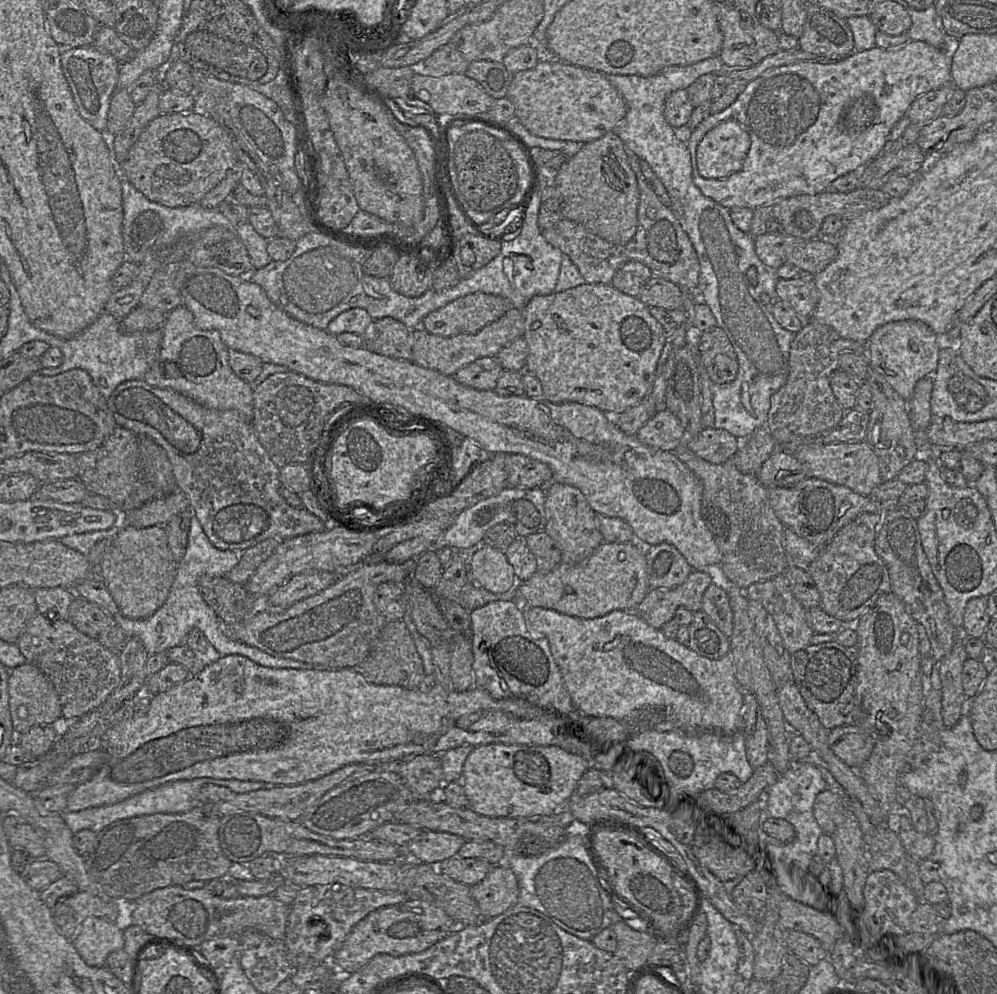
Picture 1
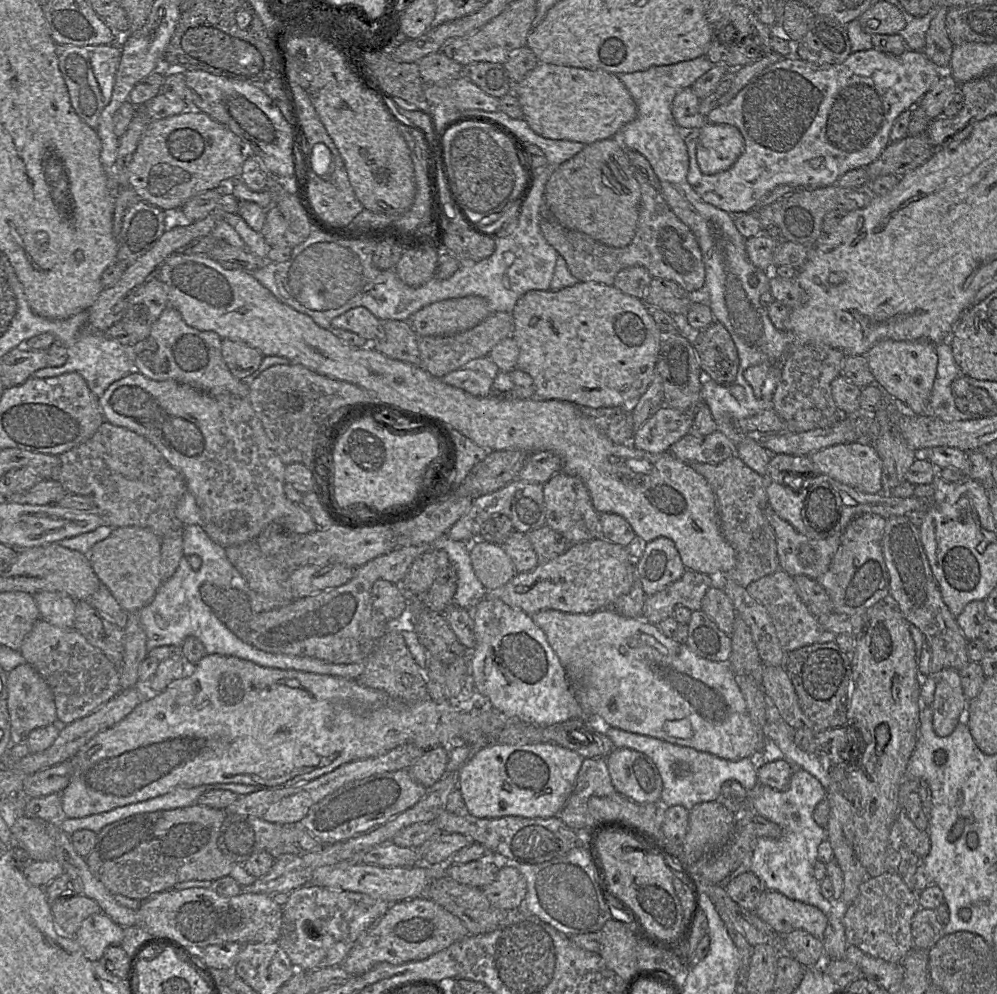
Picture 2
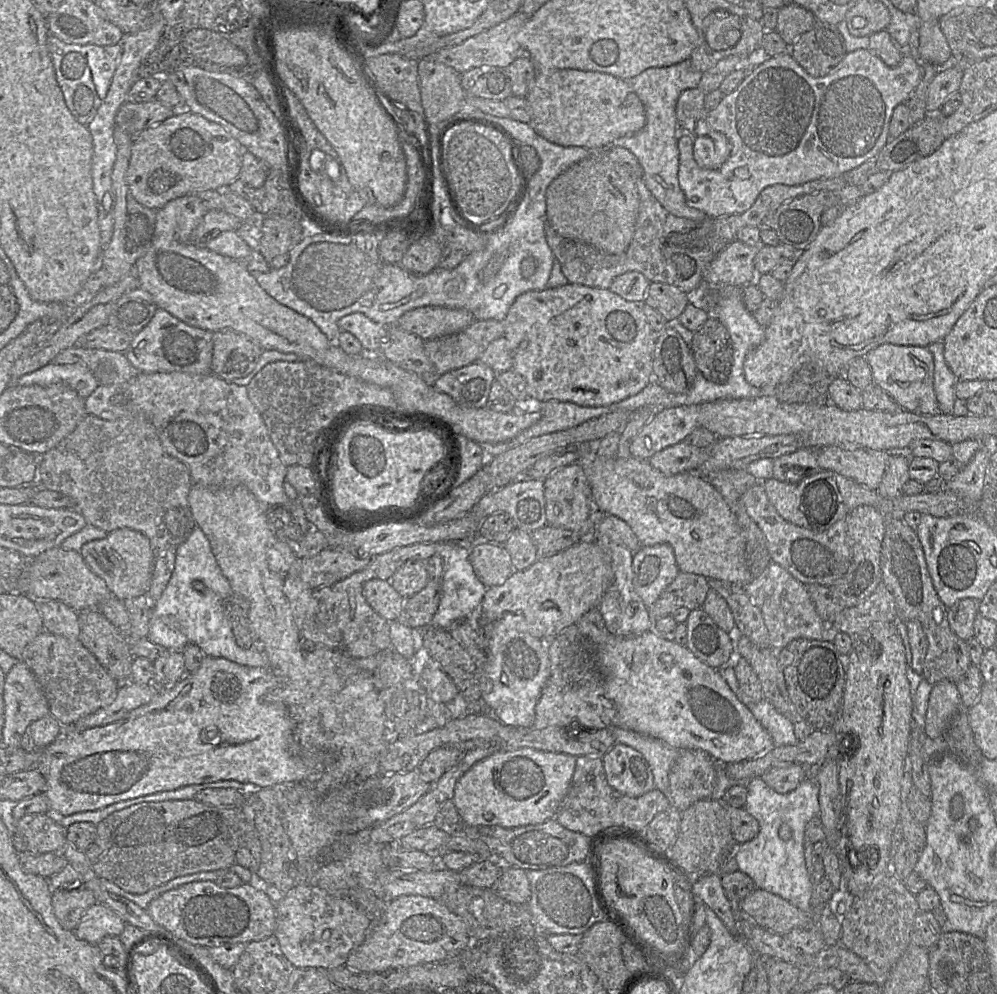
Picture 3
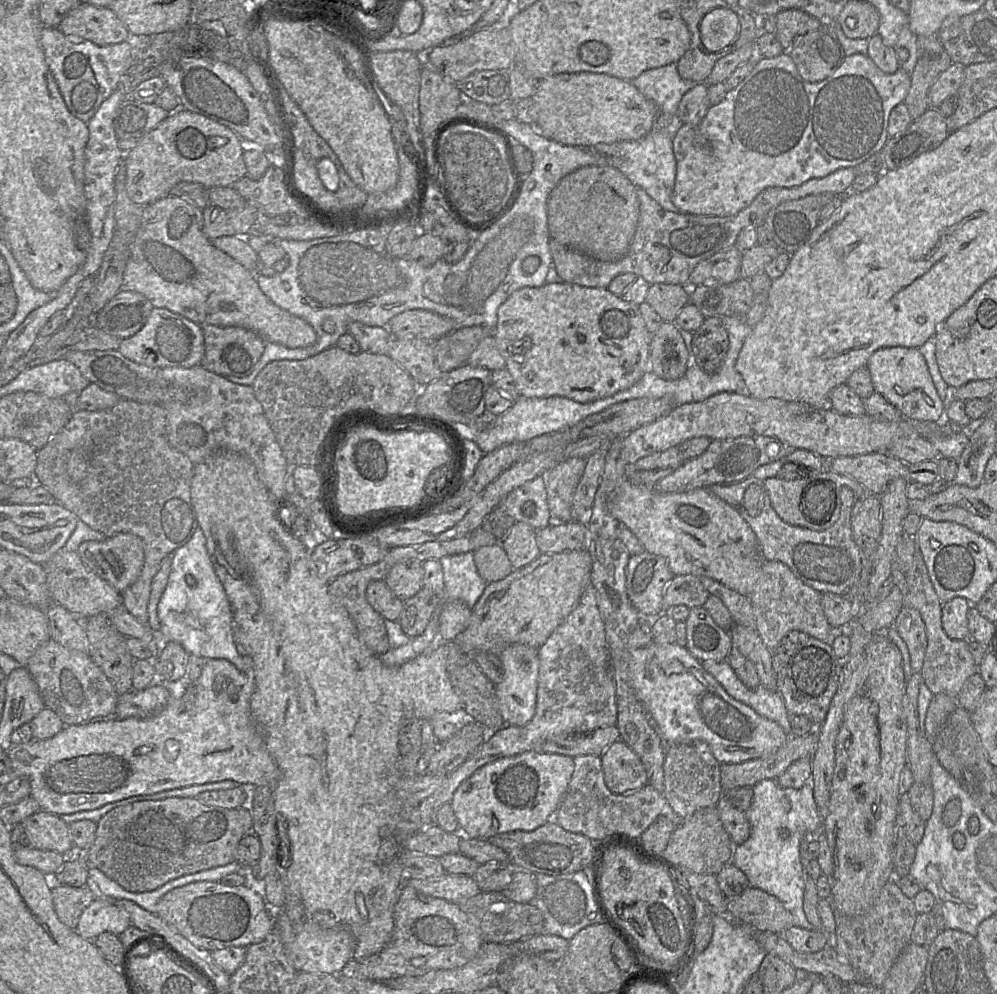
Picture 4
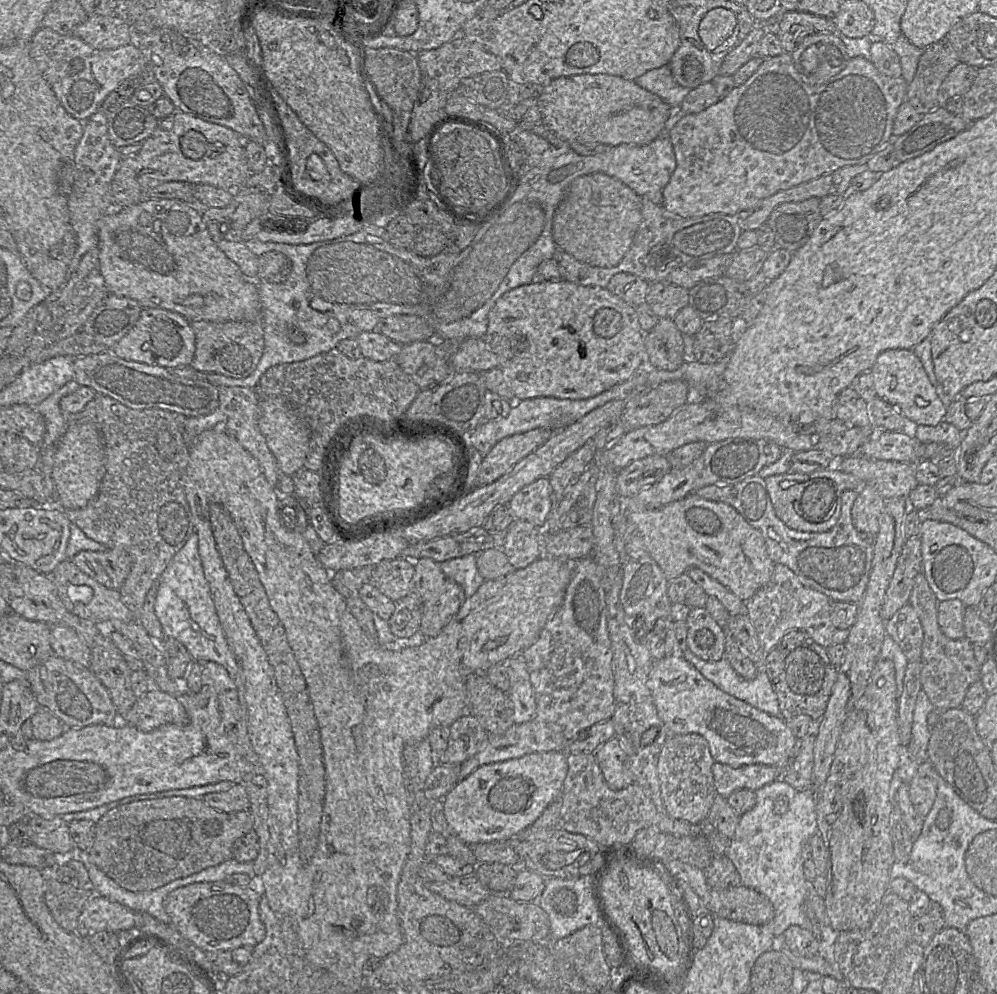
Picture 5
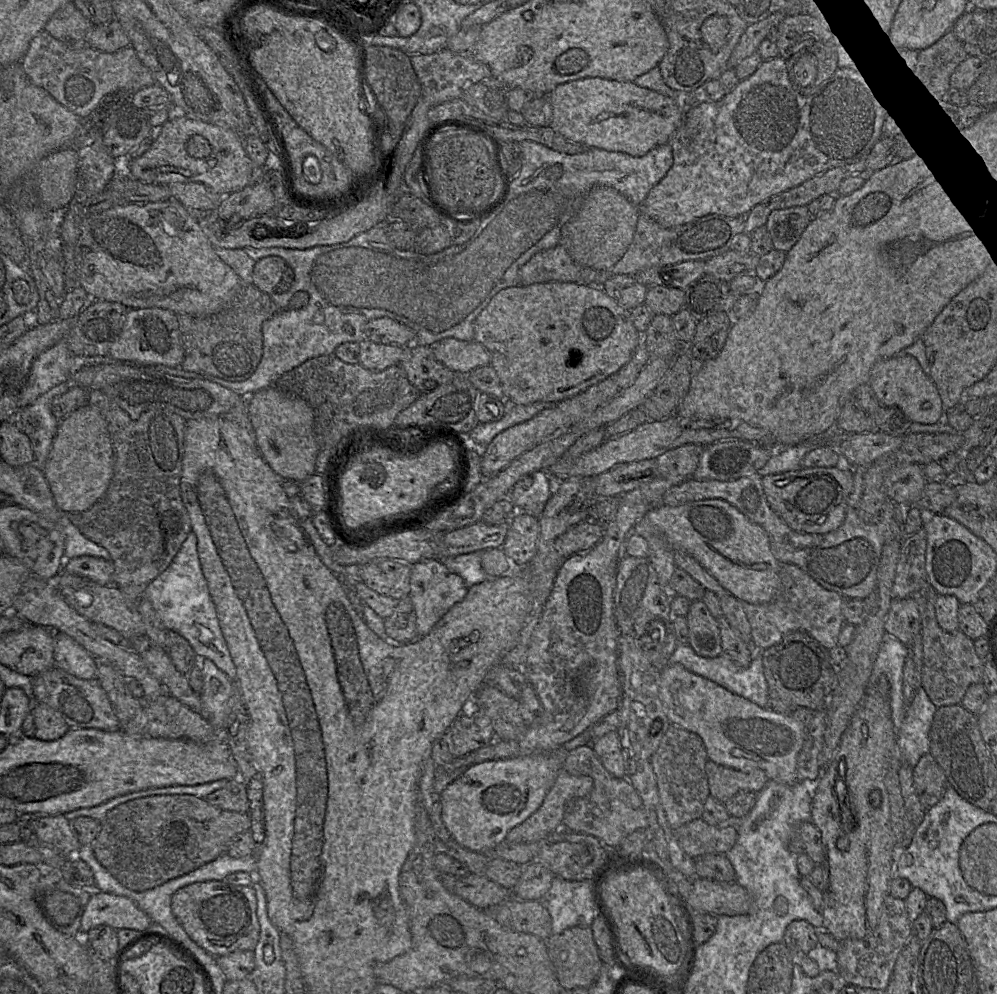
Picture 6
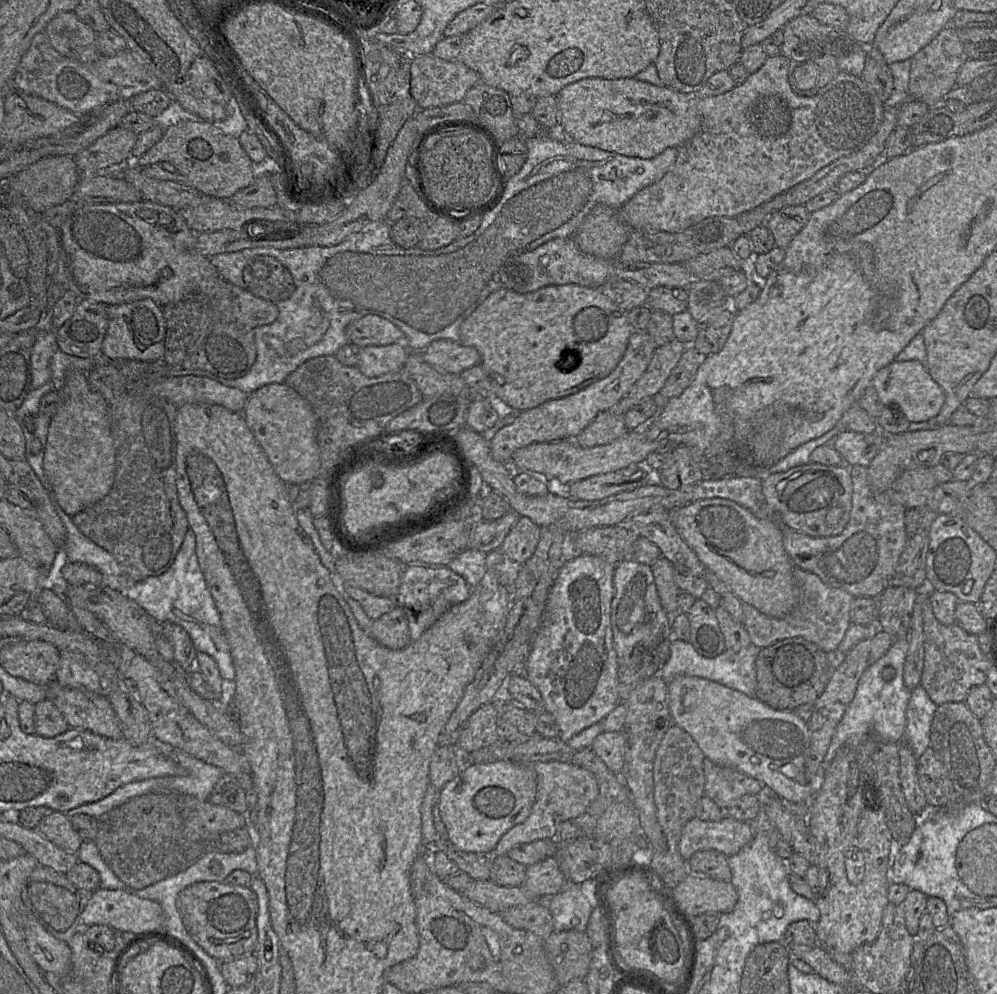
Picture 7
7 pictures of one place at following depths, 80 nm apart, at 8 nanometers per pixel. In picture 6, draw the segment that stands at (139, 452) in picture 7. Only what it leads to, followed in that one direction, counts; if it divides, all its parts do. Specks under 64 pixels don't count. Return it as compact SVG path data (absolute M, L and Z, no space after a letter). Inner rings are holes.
M91 390L89 392L89 404L95 407L107 422L114 452L114 474L105 493L89 509L82 512L66 512L65 514L85 537L104 547L110 553L111 561L115 568L113 574L114 585L128 598L138 602L143 597L143 593L149 583L168 568L188 534L192 531L190 517L183 504L180 492L186 420L180 415L166 409L147 410L141 413L137 419L132 419L126 411L100 390Z

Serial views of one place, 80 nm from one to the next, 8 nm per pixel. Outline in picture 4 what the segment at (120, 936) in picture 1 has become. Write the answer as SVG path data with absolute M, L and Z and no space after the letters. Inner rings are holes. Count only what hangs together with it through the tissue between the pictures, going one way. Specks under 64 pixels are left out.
M95 898L81 913L76 931L84 939L93 941L103 932L116 936L124 932L131 921L128 914L118 907L115 900Z

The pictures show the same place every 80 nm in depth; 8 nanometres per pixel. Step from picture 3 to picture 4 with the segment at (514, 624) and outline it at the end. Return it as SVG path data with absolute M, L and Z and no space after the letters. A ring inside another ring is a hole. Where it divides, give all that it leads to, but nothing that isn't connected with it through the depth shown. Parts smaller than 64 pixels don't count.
M522 644L507 646L499 655L503 666L502 680L495 685L500 714L506 725L523 726L534 716L539 674L538 648Z

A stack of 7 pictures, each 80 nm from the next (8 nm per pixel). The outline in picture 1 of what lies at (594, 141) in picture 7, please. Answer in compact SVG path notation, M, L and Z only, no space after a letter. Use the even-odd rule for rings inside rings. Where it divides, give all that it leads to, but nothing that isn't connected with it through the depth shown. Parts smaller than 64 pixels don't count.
M544 53L534 68L513 75L507 97L515 107L516 120L532 134L554 140L589 143L613 131L625 117L627 104L616 87L601 72L563 62Z

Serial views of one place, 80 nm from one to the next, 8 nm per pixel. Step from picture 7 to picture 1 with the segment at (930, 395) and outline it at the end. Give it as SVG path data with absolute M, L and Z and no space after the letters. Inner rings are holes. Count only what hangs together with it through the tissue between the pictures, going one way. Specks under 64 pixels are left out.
M920 320L889 322L878 327L867 342L866 358L870 366L906 401L913 396L916 383L923 377L934 375L939 363L943 338Z

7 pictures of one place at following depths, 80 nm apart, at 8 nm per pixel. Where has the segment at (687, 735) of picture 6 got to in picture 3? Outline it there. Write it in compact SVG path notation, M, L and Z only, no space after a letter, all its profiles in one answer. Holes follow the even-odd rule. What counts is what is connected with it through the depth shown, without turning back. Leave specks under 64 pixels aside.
M679 749L680 753L669 770L668 800L670 805L685 811L693 803L711 798L716 783L716 760L701 749Z

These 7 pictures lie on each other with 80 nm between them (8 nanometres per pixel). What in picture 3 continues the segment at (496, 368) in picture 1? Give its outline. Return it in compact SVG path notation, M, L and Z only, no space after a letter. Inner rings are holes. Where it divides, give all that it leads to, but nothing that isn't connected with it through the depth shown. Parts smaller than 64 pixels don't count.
M480 361L428 379L439 392L450 396L464 408L481 409L487 405L496 373Z

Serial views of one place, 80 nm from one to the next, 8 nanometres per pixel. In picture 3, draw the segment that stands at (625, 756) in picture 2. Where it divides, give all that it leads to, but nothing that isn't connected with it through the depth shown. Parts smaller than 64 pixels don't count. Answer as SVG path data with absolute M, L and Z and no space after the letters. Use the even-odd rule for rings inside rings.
M615 743L602 761L608 784L619 793L638 797L655 788L647 760L632 747Z

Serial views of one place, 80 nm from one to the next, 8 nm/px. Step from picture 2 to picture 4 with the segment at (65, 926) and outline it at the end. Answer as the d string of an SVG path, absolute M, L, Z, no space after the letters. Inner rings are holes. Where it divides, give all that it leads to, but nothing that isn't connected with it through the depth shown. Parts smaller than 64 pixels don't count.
M52 884L51 899L59 921L69 929L75 930L81 913L95 897L86 885L72 887Z

